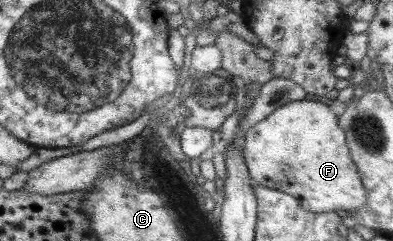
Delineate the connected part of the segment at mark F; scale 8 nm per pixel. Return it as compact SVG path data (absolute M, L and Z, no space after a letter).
M301 100L277 108L262 122L248 128L242 138L242 156L255 183L295 197L308 212L333 212L339 209L348 213L367 204L368 193L357 165L351 160L345 137L338 117L329 110L329 106L321 101Z

